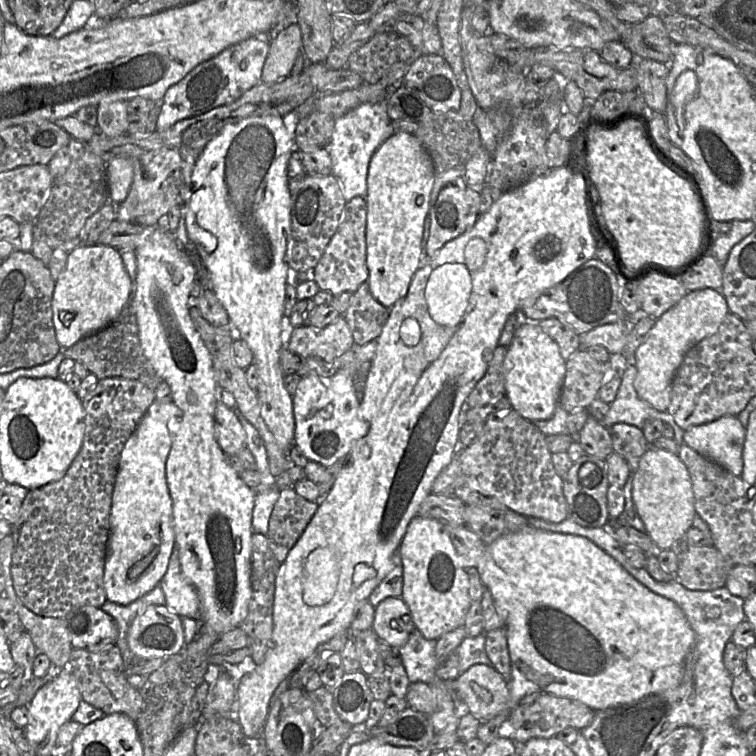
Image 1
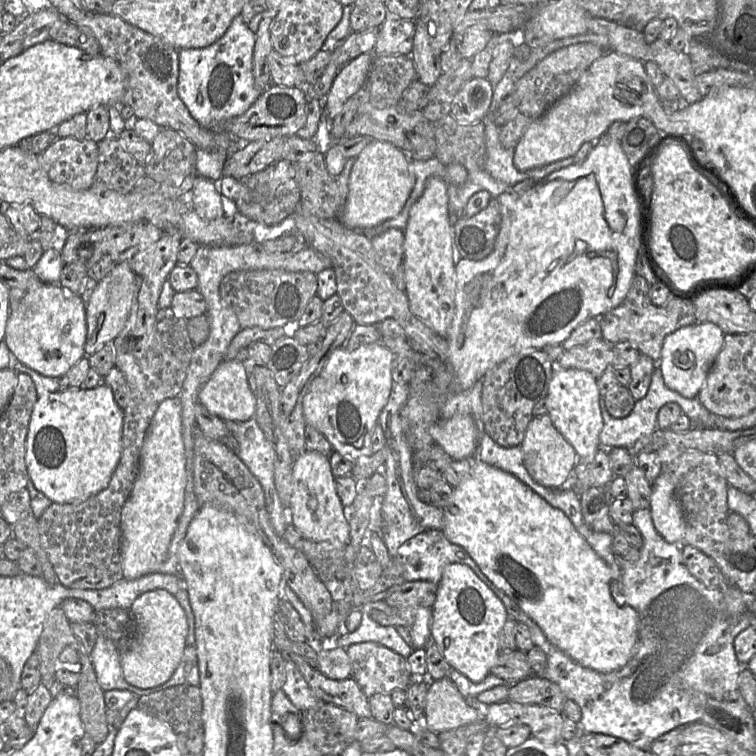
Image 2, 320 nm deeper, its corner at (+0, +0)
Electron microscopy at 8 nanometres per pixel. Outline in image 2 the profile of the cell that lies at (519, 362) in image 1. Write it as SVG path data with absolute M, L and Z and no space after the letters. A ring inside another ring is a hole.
M555 363L555 371L544 401L547 415L576 451L577 461L582 464L591 463L597 451L602 448L599 437L603 428L603 418L597 378L586 370L556 368Z

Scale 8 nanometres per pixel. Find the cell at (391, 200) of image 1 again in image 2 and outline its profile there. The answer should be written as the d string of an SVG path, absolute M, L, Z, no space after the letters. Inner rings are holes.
M433 176L427 179L423 194L409 212L403 231L402 268L411 311L438 336L445 338L455 313L456 272L453 260L453 225L450 222L447 183Z

